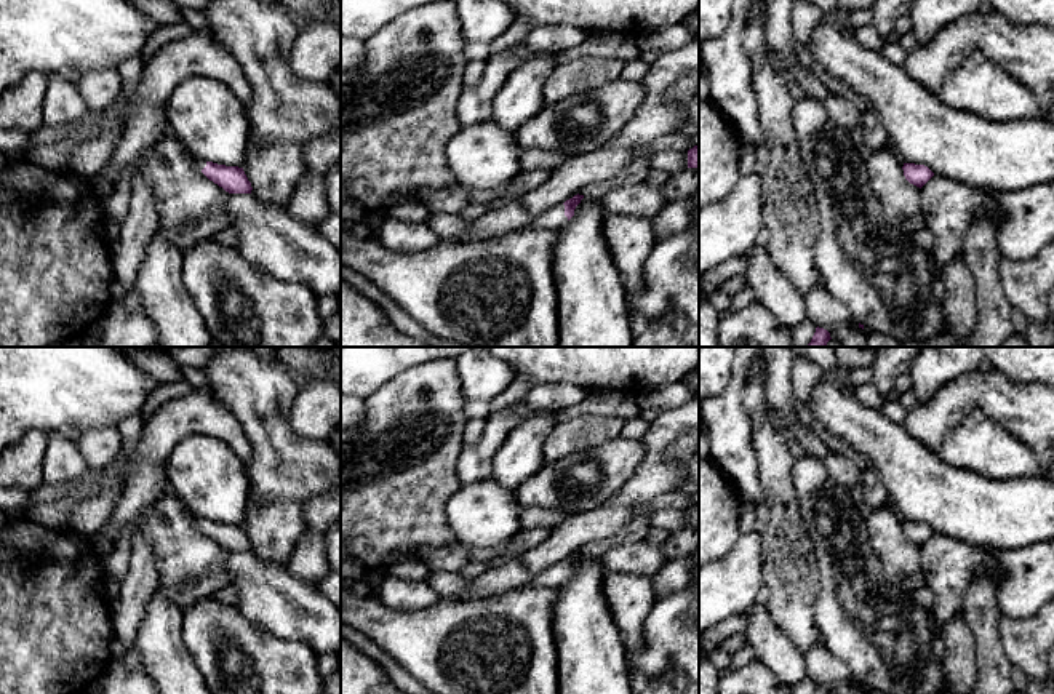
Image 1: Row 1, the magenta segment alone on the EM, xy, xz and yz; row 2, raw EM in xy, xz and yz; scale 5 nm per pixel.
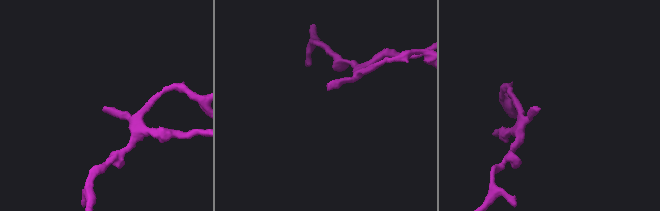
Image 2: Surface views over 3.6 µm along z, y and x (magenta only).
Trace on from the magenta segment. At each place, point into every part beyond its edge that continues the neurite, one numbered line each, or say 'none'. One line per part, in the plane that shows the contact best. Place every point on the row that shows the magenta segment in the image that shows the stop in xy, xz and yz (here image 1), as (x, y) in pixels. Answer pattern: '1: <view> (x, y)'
1: xz (554, 218)

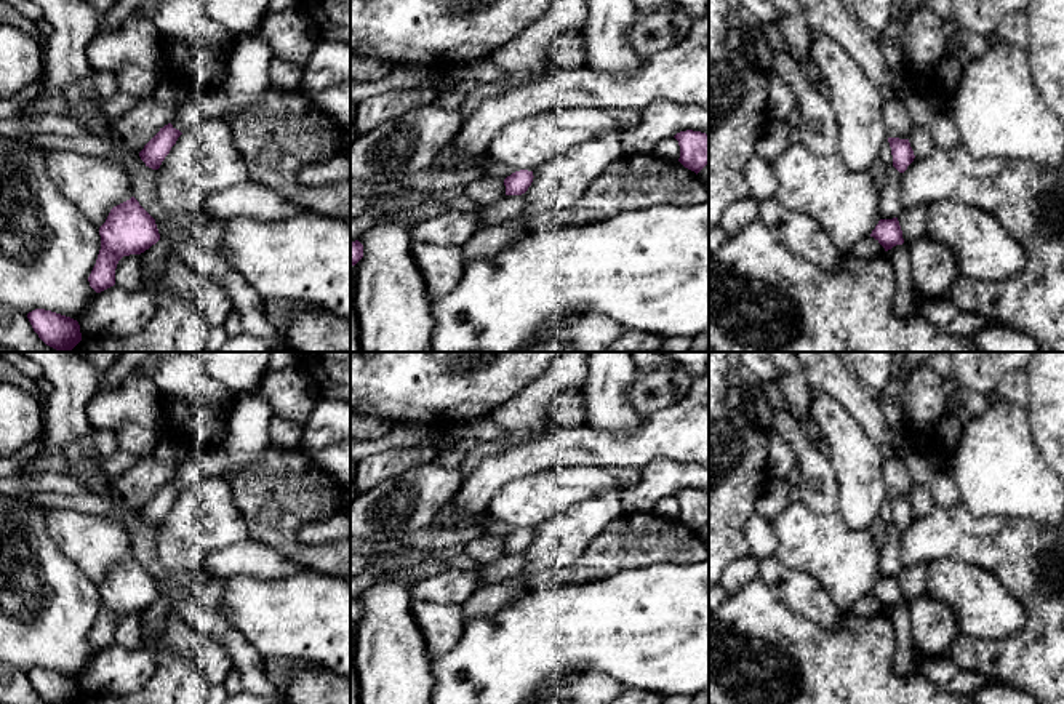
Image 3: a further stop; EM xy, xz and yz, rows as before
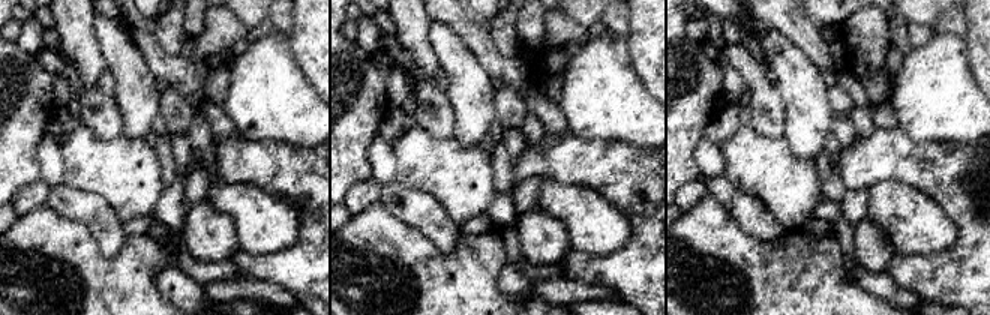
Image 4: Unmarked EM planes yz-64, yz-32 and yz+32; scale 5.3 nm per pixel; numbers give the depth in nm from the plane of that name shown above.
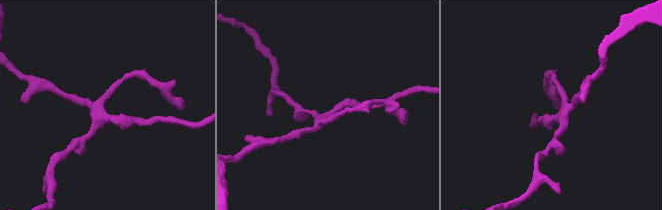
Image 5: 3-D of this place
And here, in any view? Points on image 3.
none

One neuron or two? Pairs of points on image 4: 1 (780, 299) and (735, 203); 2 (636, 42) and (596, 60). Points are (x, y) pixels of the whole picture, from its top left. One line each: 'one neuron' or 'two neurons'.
1: two neurons
2: two neurons

